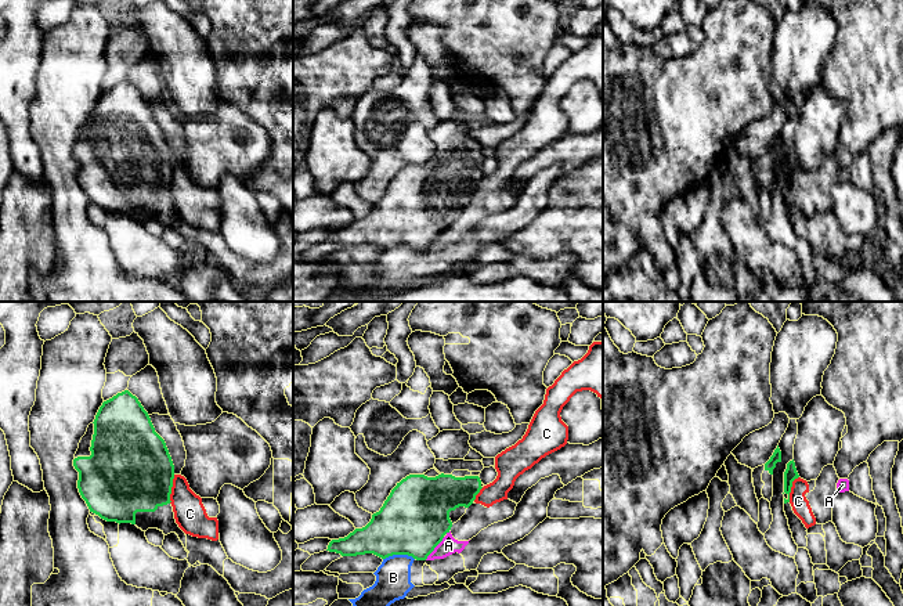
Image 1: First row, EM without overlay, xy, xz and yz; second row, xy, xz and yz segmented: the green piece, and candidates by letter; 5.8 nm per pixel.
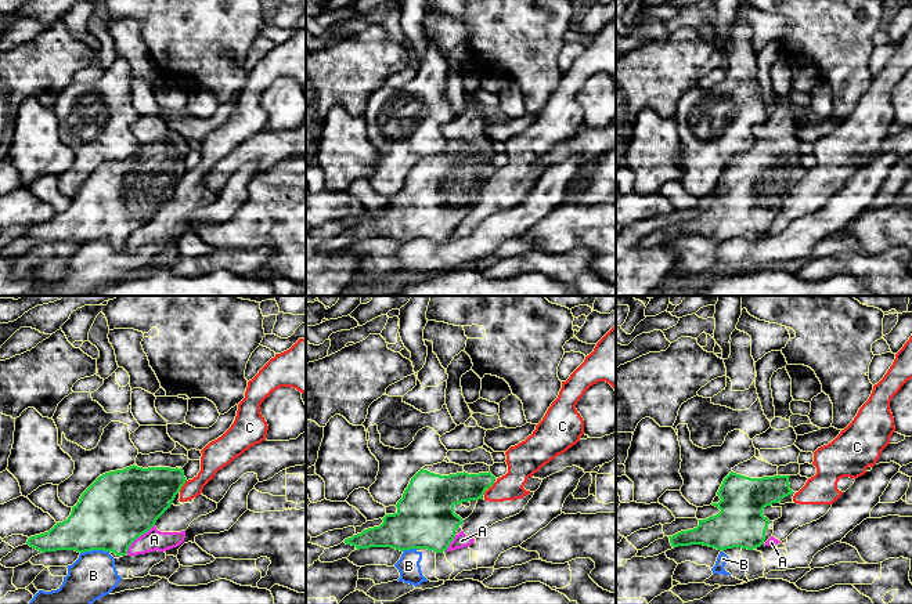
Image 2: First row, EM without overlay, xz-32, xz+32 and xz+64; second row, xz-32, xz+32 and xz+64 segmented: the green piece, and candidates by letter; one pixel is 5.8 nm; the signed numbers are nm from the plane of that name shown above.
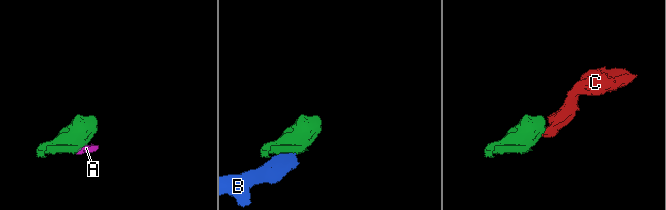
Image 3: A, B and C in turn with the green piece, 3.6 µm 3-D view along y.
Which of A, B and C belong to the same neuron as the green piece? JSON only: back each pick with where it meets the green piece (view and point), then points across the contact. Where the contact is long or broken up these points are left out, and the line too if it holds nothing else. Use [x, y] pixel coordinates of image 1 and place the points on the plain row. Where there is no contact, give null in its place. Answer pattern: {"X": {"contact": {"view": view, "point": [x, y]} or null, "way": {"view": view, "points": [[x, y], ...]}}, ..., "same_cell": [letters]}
{"same_cell": []}

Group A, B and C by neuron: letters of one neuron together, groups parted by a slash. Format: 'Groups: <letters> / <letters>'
Groups: A C / B

